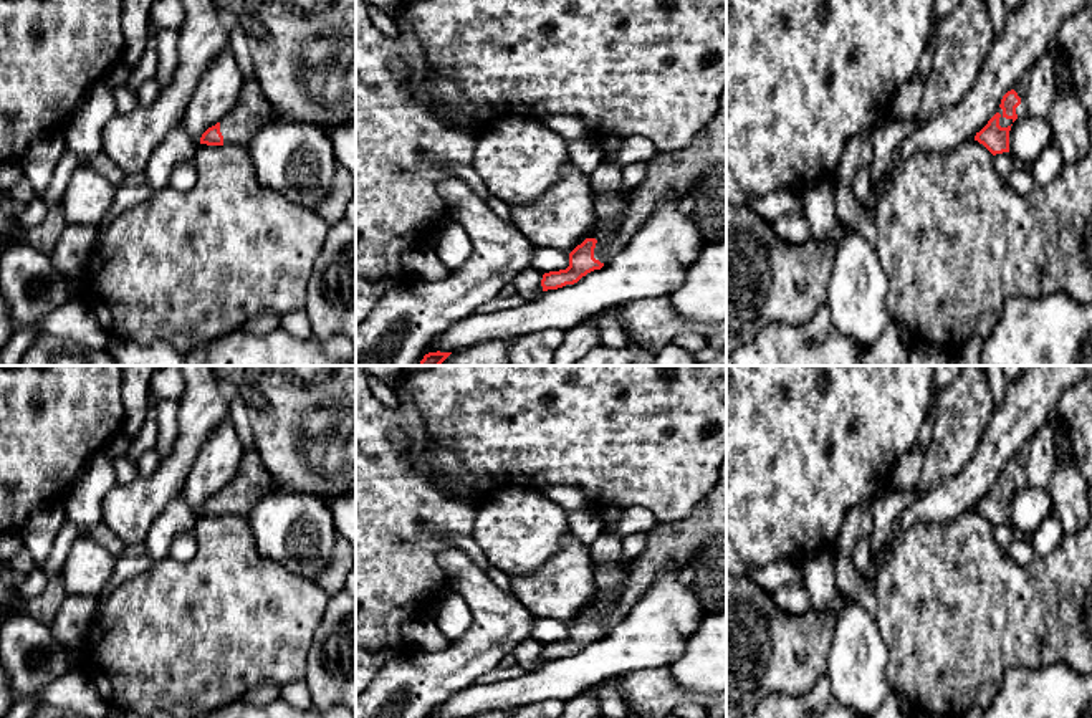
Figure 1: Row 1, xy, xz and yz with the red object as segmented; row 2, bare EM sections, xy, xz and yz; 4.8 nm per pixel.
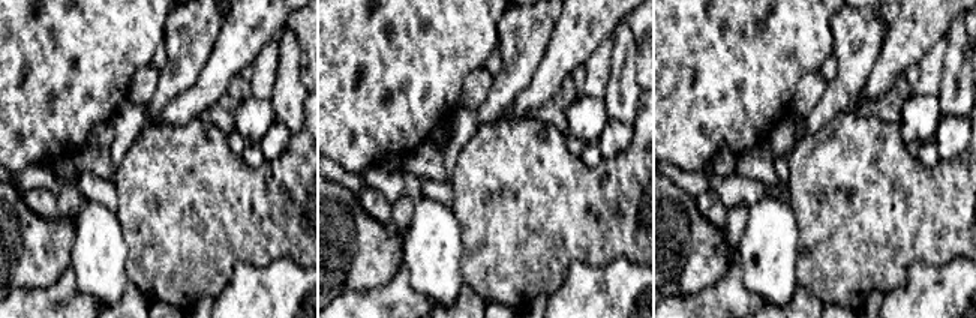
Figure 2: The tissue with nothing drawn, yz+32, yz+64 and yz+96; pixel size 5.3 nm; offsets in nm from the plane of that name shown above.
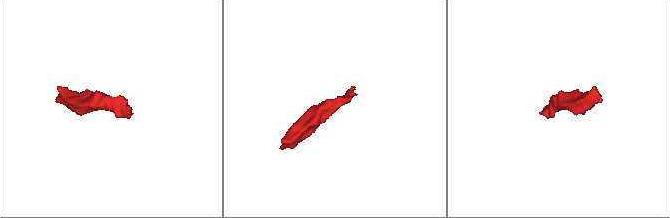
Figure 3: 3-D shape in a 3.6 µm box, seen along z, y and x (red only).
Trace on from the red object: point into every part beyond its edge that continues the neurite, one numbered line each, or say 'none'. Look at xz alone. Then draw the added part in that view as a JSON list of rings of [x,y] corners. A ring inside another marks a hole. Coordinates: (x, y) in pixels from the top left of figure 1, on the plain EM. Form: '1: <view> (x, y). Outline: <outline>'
1: xz (680, 541). Outline: [[[726,457],[713,490],[695,505],[683,521],[655,524],[647,533],[644,551],[620,589],[619,599],[602,614],[596,614],[594,629],[609,634],[634,609],[635,602],[670,564],[693,567],[706,543],[726,534]]]

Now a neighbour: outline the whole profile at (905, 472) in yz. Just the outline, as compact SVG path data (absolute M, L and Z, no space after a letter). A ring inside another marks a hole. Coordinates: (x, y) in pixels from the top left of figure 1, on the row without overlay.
M915 447L898 457L890 473L888 490L910 491L917 486L925 463L925 452L925 448Z

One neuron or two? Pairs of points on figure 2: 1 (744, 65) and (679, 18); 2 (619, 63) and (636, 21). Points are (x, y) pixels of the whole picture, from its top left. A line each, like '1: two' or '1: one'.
1: one
2: two

